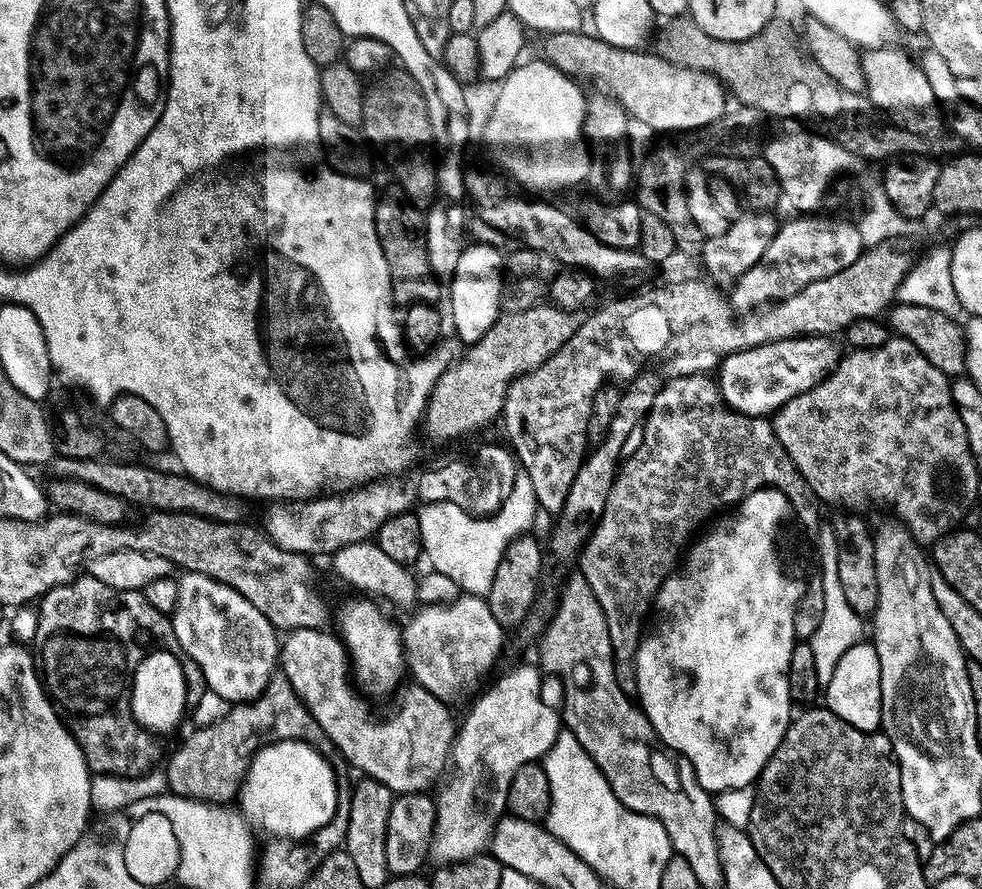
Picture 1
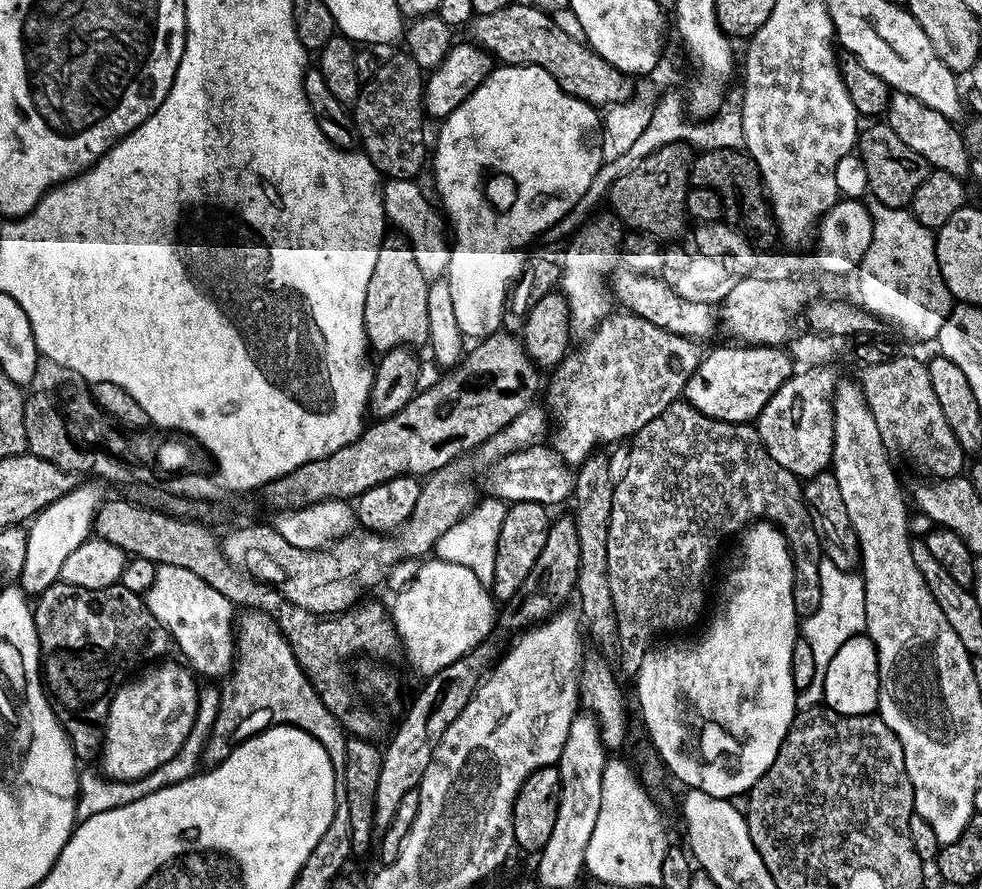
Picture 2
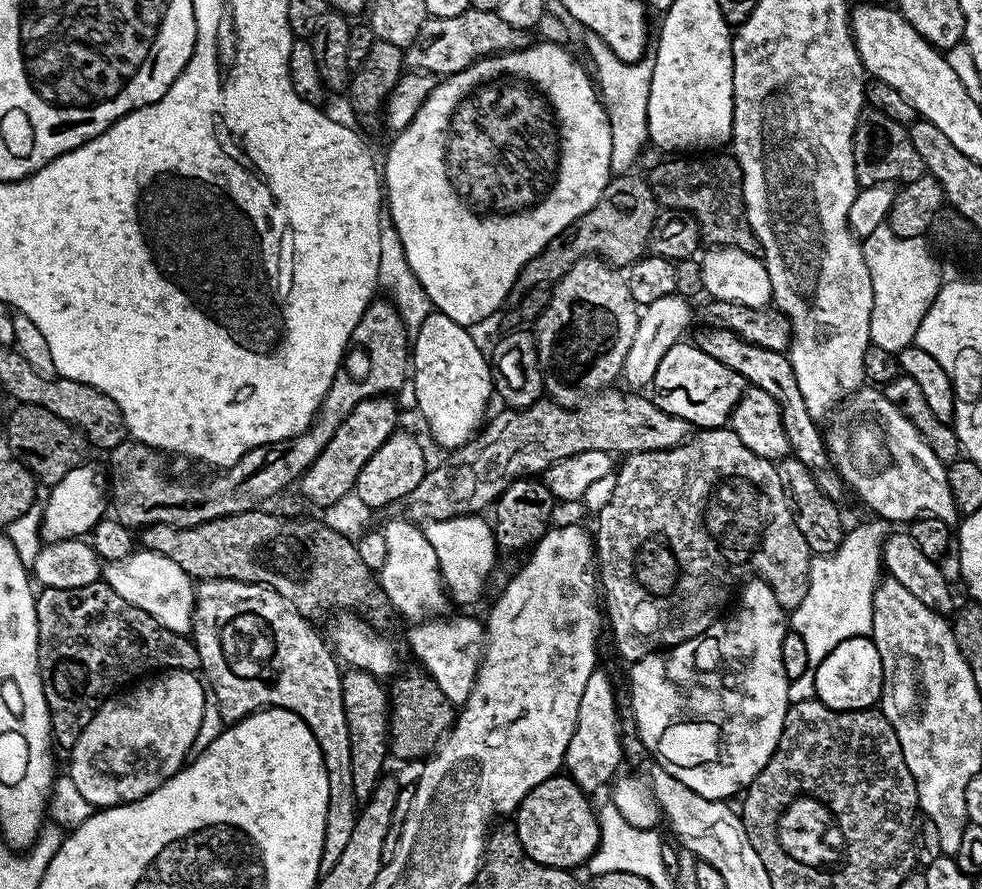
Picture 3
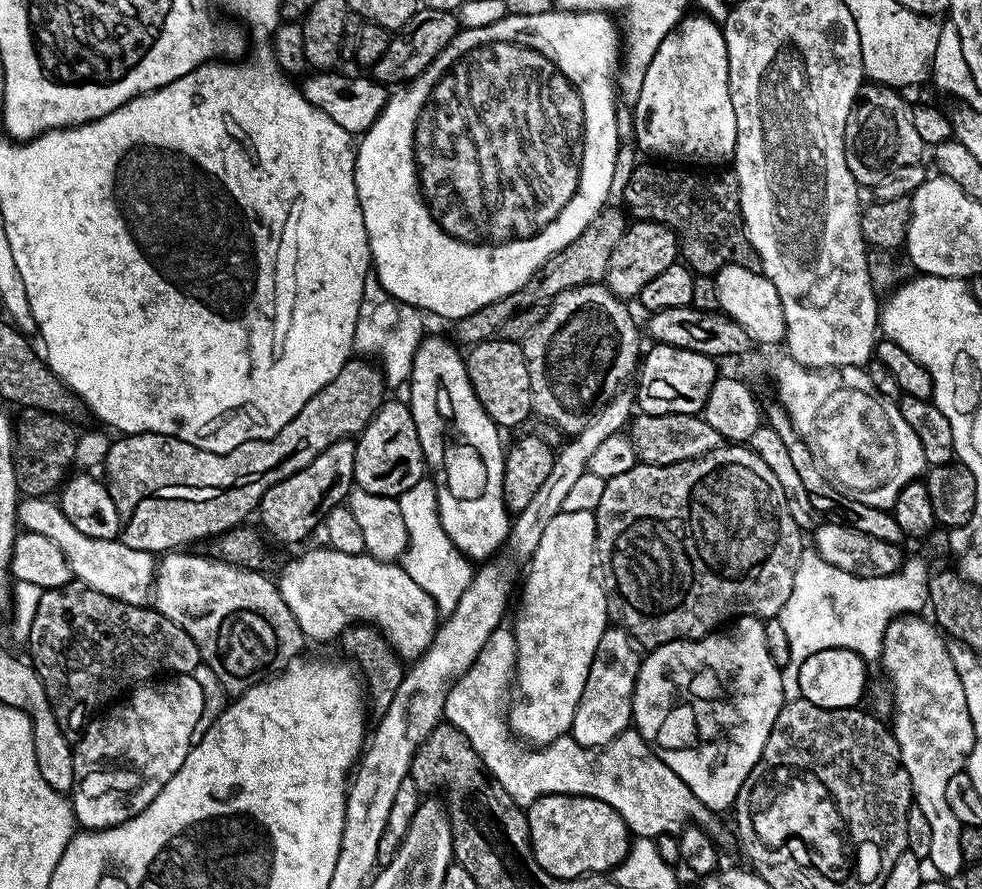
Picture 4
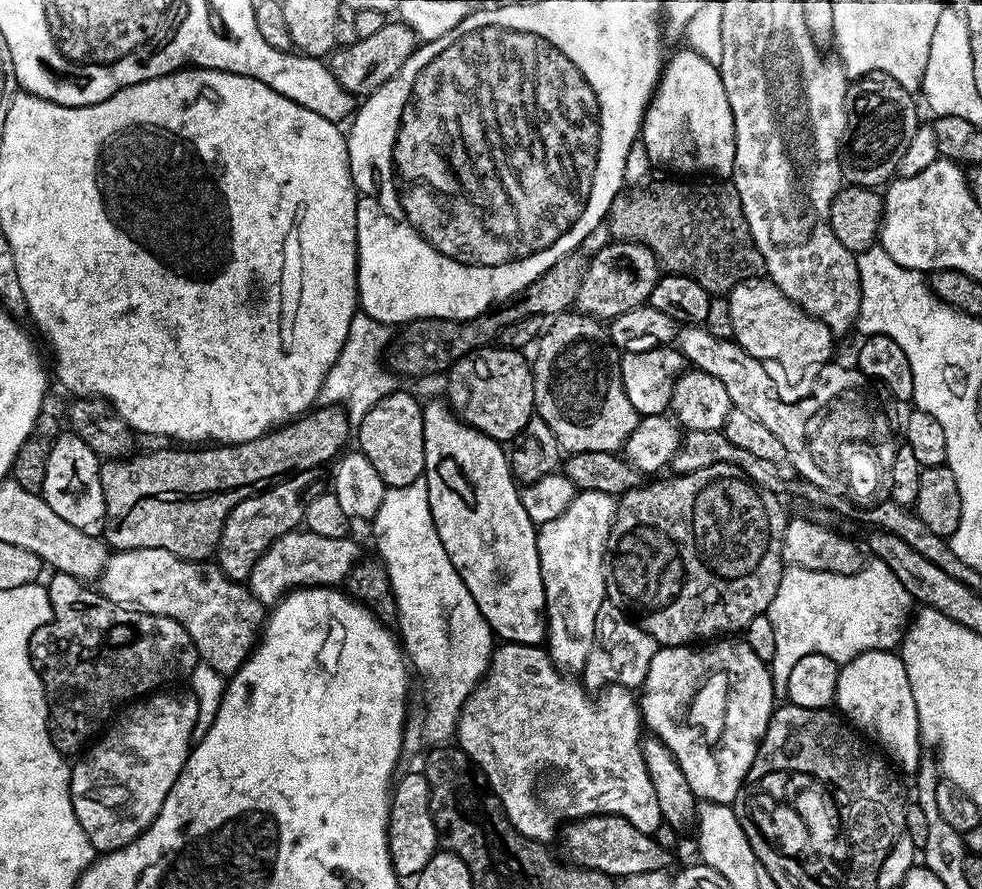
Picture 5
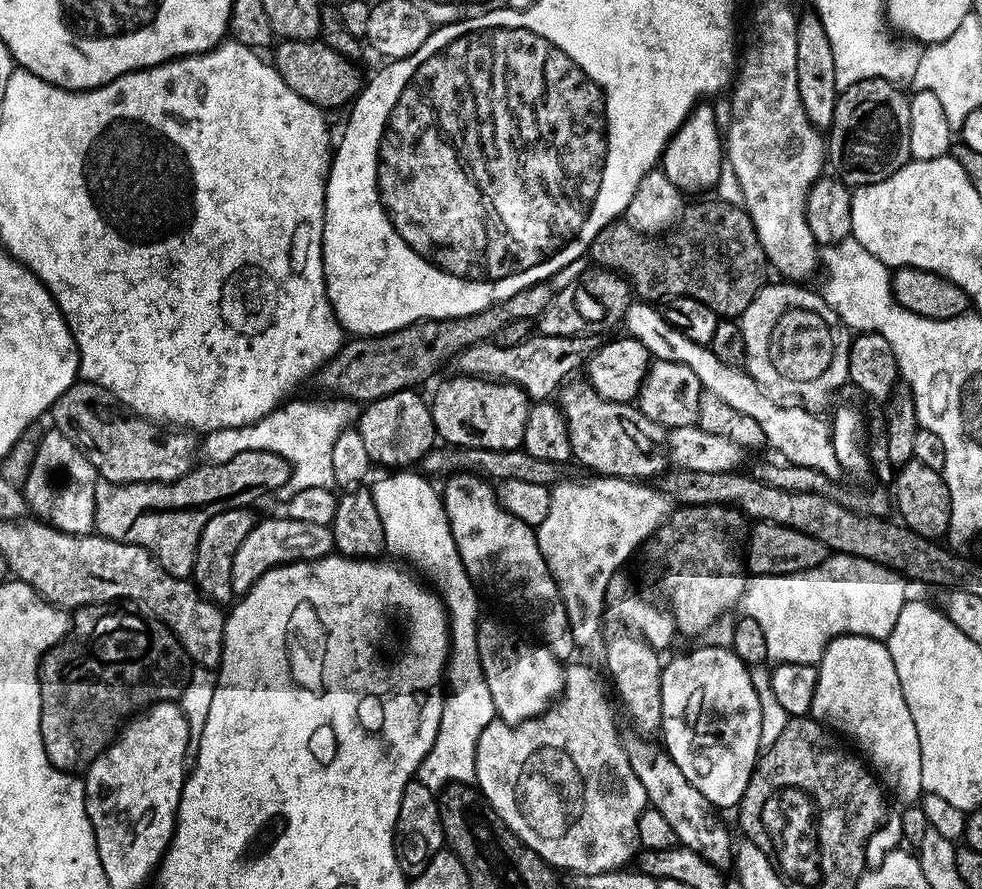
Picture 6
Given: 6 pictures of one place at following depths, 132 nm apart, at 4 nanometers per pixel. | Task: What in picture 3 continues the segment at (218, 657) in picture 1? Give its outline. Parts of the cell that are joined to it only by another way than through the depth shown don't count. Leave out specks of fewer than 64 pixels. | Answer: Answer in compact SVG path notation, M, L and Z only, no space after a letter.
M147 550L133 551L124 560L113 560L102 568L103 583L109 584L126 602L146 610L163 628L177 634L192 631L192 616L196 612L196 588L191 576L187 576L170 558Z

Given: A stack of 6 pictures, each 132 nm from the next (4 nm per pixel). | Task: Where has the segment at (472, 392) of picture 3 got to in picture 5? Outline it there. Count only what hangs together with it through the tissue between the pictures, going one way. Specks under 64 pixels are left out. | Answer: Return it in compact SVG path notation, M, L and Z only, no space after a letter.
M432 400L429 404L423 405L424 410L424 475L422 479L428 483L428 501L430 502L430 514L432 521L436 527L436 533L440 539L440 544L446 550L446 554L450 558L450 562L454 562L454 570L458 570L458 574L462 578L462 582L466 582L466 590L470 590L470 598L474 598L474 602L478 602L478 610L482 610L482 618L486 618L486 622L492 627L493 633L501 641L510 644L535 644L537 646L545 643L548 635L548 611L544 608L546 602L546 594L542 586L542 570L540 569L540 555L538 554L538 546L536 545L537 525L533 524L530 514L526 514L526 506L522 506L522 498L520 497L520 488L518 481L512 474L512 465L510 456L507 451L502 449L501 441L490 438L486 434L482 434L477 428L471 428L470 425L464 423L447 403Z

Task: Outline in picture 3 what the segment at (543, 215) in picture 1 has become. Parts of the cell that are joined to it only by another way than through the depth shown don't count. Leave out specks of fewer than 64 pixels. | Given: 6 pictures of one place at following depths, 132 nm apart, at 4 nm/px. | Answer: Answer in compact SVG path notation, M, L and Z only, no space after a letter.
M708 326L703 330L705 332L700 332L694 337L696 347L710 354L710 358L722 362L722 366L730 366L730 370L739 374L751 387L766 390L766 394L770 394L770 398L778 402L791 455L810 469L818 486L828 498L836 504L843 505L846 485L832 463L825 433L820 433L821 425L812 419L810 410L806 410L806 402L802 402L802 390L798 390L798 378L794 378L792 363L787 355L744 341L738 333L731 332L730 329Z

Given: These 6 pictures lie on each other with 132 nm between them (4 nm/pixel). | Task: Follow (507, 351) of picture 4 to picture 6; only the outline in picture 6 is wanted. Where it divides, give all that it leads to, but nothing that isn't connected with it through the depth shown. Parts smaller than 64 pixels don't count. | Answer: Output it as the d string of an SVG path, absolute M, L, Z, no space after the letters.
M452 374L430 396L430 407L436 435L445 445L454 448L515 450L524 443L524 427L530 401L517 384L486 380L483 376Z

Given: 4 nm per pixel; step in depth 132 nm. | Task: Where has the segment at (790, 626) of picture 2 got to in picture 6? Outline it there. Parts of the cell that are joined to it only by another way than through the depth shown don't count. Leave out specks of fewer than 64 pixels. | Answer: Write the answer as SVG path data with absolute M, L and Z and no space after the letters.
M731 647L724 648L696 648L693 652L688 652L685 656L680 656L677 660L667 661L664 664L664 674L662 676L662 739L663 747L666 749L668 756L686 774L686 778L706 798L713 809L732 808L739 800L743 801L746 797L746 786L750 782L752 772L756 768L756 761L762 752L760 739L762 738L762 706L758 698L758 690L752 681L752 673L749 665L740 661L738 654L733 652Z

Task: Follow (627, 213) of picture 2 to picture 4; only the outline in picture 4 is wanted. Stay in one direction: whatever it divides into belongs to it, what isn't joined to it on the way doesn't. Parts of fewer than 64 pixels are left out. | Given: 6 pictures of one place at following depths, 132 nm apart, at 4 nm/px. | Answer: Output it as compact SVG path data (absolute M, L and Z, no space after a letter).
M605 207L591 220L582 234L570 242L570 246L551 256L517 292L490 306L482 306L482 310L474 310L474 314L455 321L457 336L455 339L464 346L481 344L493 339L500 331L500 324L506 322L506 318L521 312L523 308L550 302L558 294L579 285L601 283L609 266L610 254L613 253L614 246L621 240L628 225L627 215L619 207L618 209L612 207Z

